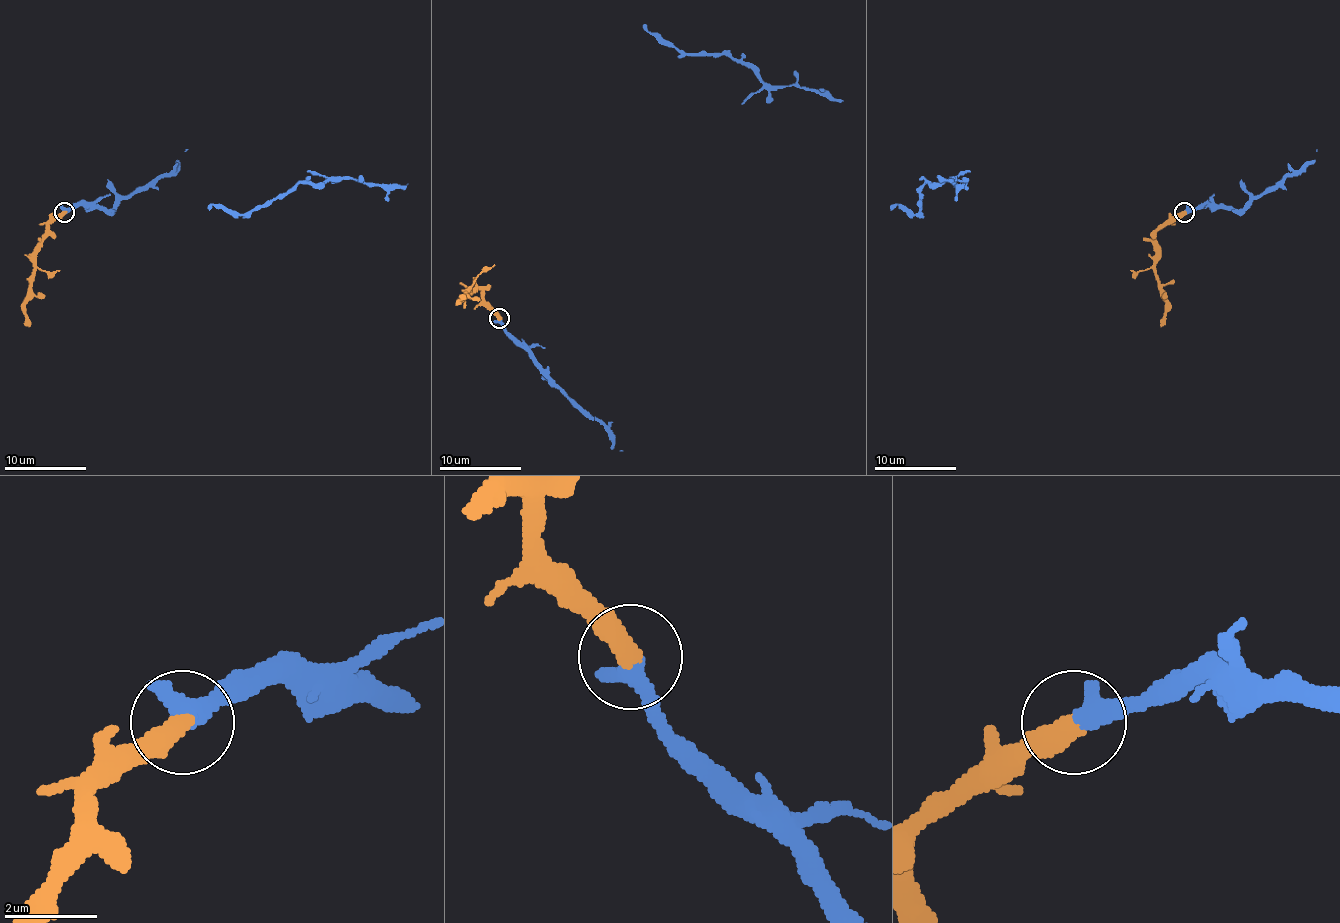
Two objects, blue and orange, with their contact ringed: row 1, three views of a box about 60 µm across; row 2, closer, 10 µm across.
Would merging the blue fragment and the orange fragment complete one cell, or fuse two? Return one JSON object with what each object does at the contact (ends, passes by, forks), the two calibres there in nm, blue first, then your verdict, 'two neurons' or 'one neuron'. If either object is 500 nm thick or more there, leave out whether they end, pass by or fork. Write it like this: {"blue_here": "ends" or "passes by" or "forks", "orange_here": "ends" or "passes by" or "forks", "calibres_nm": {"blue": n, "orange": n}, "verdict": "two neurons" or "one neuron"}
{"blue_here": "passes by", "orange_here": "ends", "calibres_nm": {"blue": 320, "orange": 480}, "verdict": "one neuron"}

